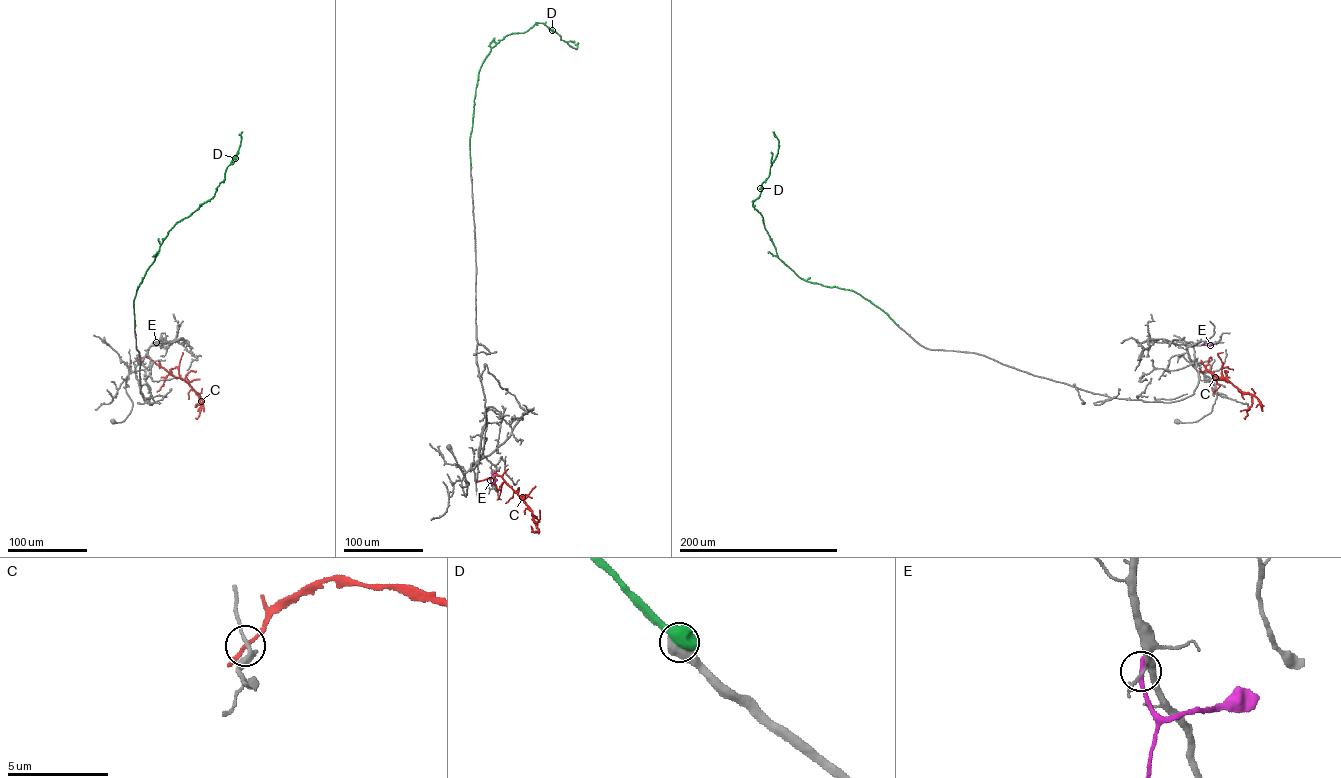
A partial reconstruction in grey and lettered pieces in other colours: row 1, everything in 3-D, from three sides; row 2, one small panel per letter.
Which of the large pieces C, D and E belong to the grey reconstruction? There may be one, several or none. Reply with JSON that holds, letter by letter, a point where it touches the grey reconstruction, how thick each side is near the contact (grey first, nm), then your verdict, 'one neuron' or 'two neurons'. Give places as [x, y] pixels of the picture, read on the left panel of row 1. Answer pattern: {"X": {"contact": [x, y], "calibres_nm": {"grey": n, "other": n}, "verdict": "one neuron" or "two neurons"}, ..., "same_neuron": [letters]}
{"C": {"contact": [141, 359], "calibres_nm": {"grey": 200, "other": 220}, "verdict": "two neurons"}, "D": {"contact": [135, 325], "calibres_nm": {"grey": 600, "other": 750}, "verdict": "two neurons"}, "E": {"contact": [155, 345], "calibres_nm": {"grey": 240, "other": 240}, "verdict": "two neurons"}, "same_neuron": []}

